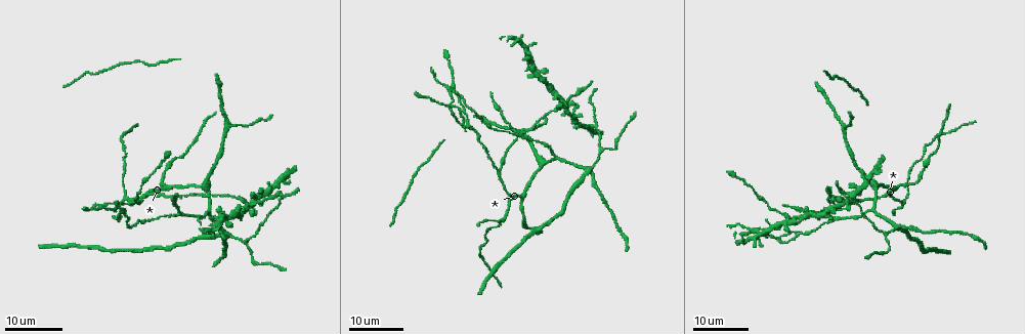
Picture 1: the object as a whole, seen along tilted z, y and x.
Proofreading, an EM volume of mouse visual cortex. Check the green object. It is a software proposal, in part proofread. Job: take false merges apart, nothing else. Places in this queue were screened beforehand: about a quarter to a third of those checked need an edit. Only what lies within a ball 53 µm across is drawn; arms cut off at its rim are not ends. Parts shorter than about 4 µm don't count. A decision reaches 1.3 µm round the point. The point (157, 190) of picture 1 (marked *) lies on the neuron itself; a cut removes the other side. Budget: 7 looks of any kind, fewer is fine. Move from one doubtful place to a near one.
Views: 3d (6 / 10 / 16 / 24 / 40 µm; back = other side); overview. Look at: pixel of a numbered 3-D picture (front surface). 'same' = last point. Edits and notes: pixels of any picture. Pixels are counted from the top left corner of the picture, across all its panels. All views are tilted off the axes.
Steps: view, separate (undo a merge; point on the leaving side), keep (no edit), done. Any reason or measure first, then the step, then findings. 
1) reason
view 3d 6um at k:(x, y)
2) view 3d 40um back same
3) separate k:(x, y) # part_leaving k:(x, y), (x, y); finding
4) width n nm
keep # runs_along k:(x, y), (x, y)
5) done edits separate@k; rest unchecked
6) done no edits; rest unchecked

two arms in line, one across
view 3d 24um at 1:(898, 188)

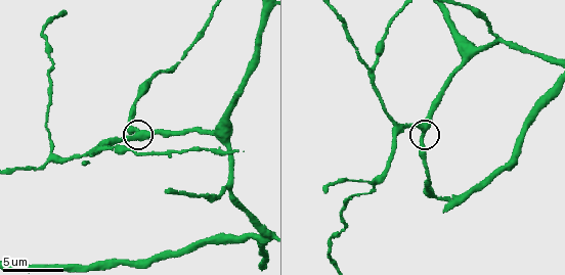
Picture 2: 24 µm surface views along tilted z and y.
view 3d 10um at 2:(425, 130)

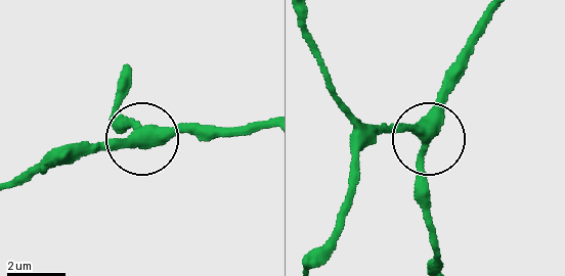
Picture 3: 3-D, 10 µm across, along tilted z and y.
width 360 nm
keep # all the same neuron

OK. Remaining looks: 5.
small branch off a trunk
view 3d 16um at 2:(51, 158)

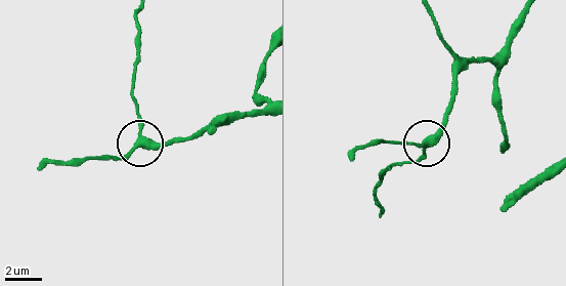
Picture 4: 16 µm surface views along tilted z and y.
zoom in
view 3d 6um at 4:(138, 144)

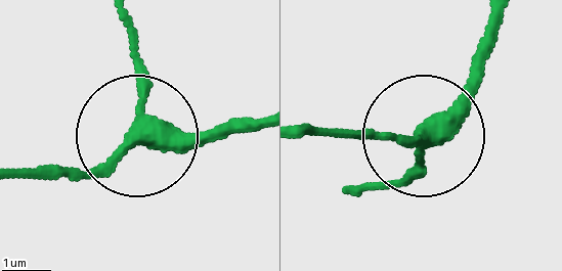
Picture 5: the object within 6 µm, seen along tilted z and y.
keep # runs_along 5:(255, 127), (141, 132), (86, 174), (47, 175); all the same neuron

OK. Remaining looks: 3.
branch point
view 3d 24um at 1:(129, 202)

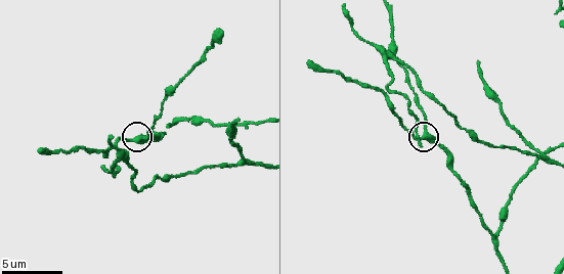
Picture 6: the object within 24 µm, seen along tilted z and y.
view 3d 10um at 6:(426, 134)

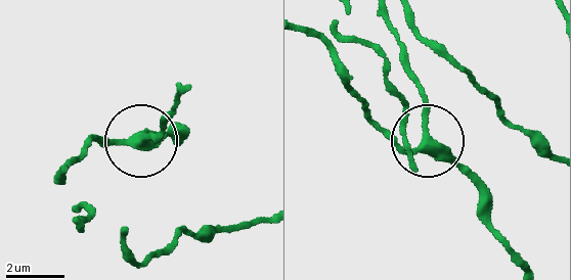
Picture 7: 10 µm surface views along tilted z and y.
zoom in
view 3d 6um at 7:(140, 139)

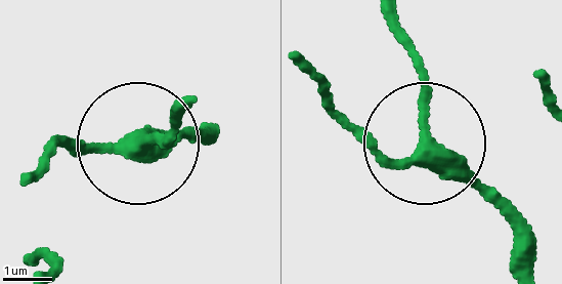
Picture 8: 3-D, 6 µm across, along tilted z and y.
width 300 nm
keep # runs_along 8:(527, 261), (473, 188), (420, 149), (380, 158), (341, 123); all the same neuron

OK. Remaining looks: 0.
done no edits; rest unchecked

